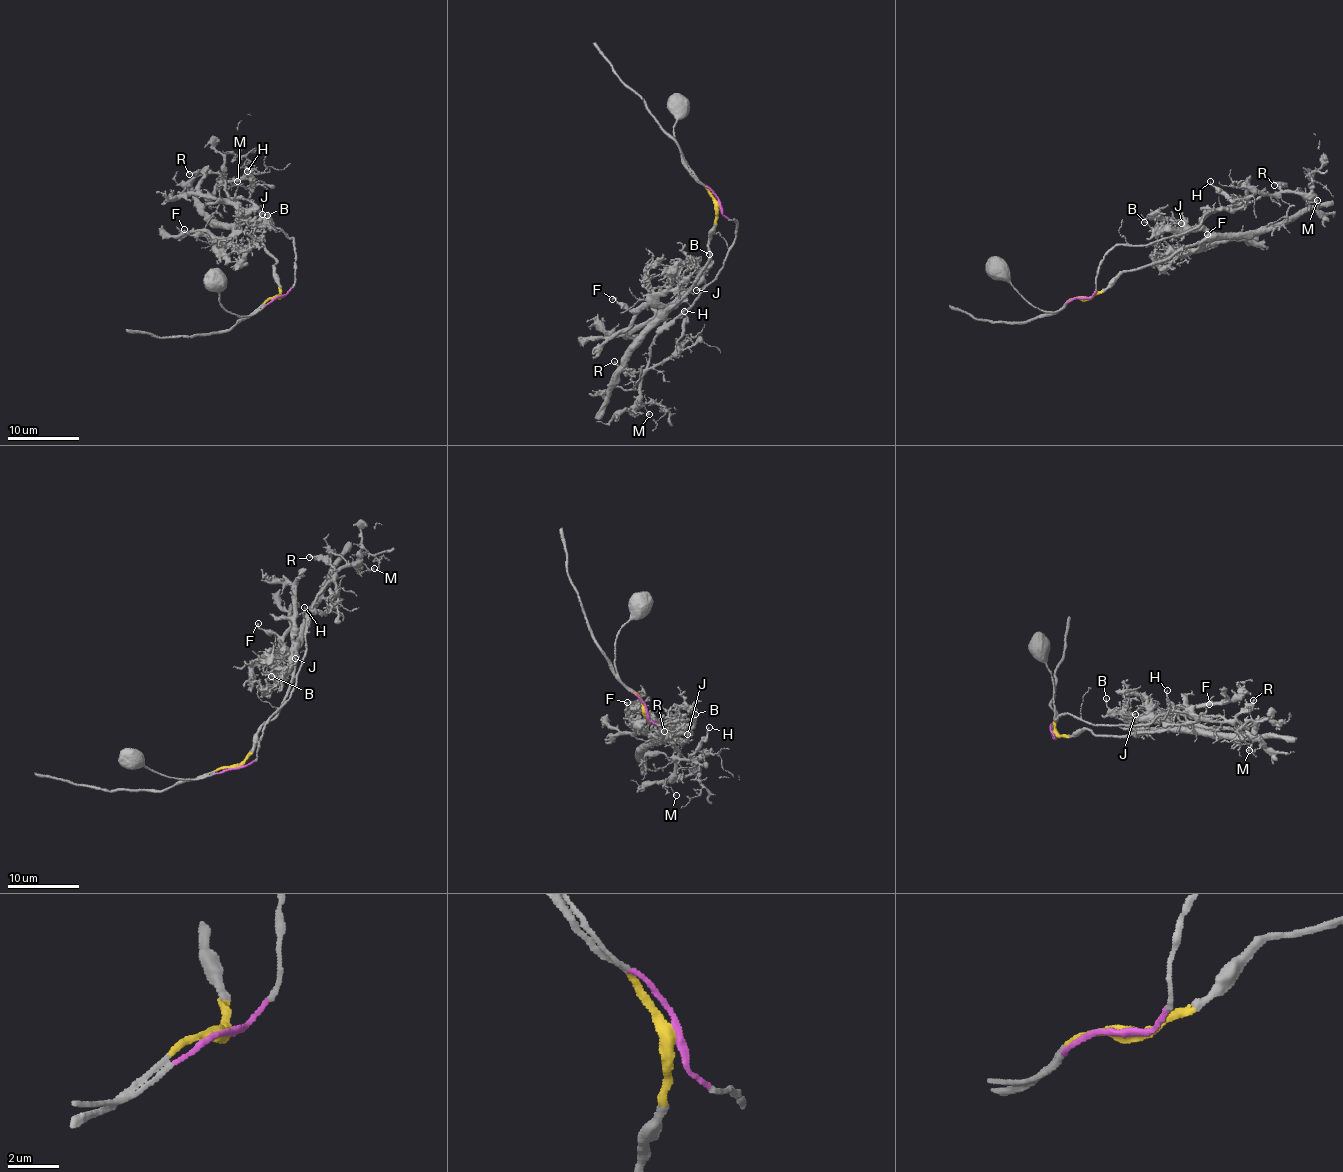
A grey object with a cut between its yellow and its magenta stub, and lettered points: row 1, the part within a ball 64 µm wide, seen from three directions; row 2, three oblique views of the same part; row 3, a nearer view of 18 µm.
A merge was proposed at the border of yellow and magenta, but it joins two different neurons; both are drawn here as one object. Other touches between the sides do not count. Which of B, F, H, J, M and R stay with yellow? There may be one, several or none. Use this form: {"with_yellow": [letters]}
{"with_yellow": ["B", "F", "J"]}

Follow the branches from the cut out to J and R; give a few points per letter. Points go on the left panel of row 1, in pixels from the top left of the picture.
J: (279, 297), (276, 259), (240, 227), (244, 220), (263, 223), (269, 214), (262, 213)
R: (279, 297), (293, 285), (295, 238), (264, 219), (248, 200), (230, 198), (226, 181), (217, 173), (189, 175)

